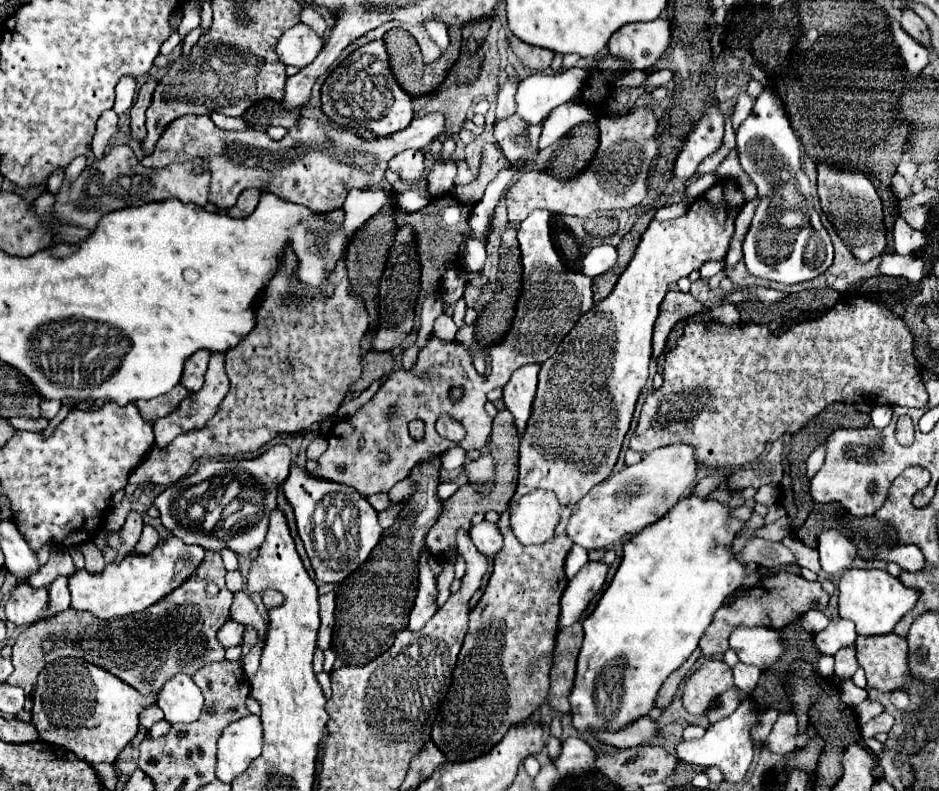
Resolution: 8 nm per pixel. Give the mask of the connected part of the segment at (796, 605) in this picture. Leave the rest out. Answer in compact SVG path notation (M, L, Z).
M781 572L769 580L775 580L775 584L769 584L769 582L767 582L767 586L757 584L755 588L741 592L731 604L725 604L715 612L709 628L703 632L703 638L699 642L699 646L703 650L703 658L723 656L725 650L729 650L727 638L729 638L729 632L733 630L733 626L783 628L785 624L797 620L801 614L811 610L813 602L819 602L819 606L817 606L819 610L825 610L825 606L829 602L829 594L821 588L819 582L807 582L805 578L787 574L787 572Z

